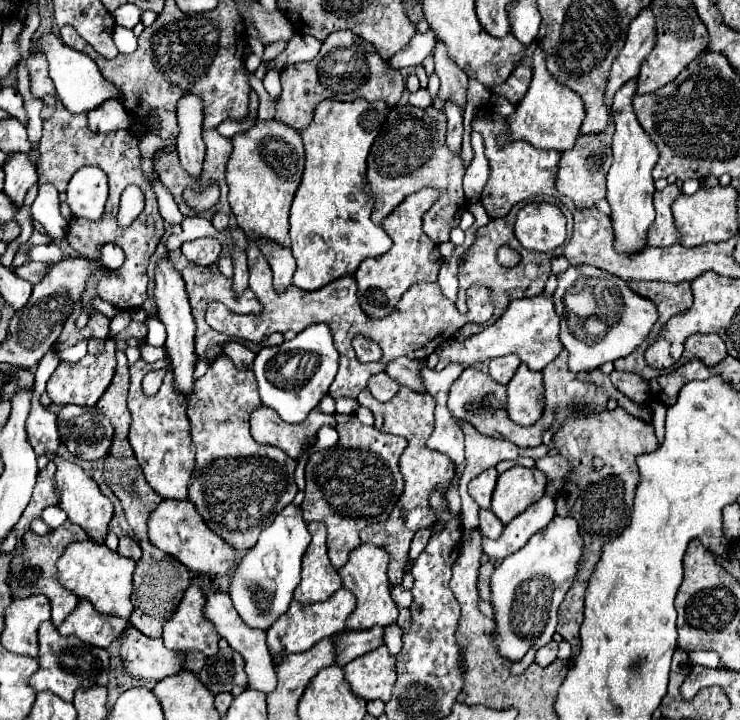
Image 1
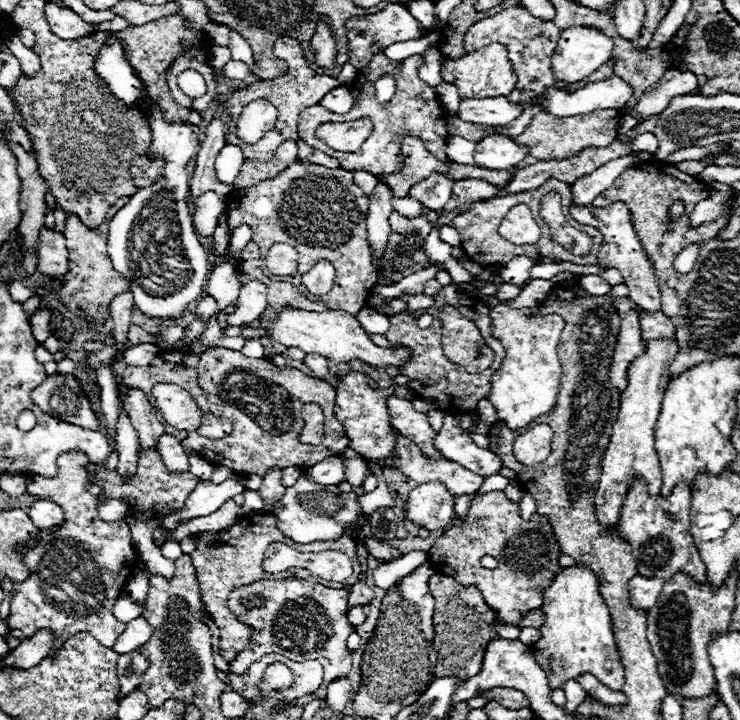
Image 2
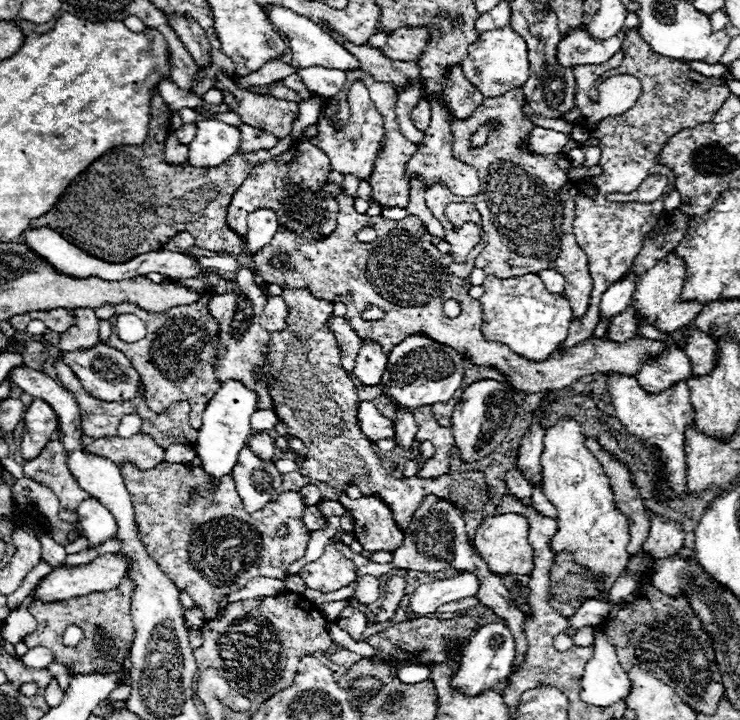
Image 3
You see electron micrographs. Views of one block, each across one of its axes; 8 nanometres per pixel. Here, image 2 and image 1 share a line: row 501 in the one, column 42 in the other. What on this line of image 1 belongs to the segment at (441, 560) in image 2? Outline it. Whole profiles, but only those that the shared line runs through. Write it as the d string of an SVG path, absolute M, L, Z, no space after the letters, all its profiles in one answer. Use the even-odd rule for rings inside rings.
M48 464L48 466L38 474L38 482L36 482L32 500L30 500L30 504L26 506L26 510L24 510L22 518L18 520L18 524L14 526L14 530L18 532L18 546L20 546L20 542L22 542L22 540L20 540L22 534L30 528L30 522L32 522L34 518L40 518L40 514L42 514L42 510L44 510L46 506L56 506L56 504L58 504L58 490L54 488L54 480L52 480L54 472L56 472L56 466L54 466L54 464Z

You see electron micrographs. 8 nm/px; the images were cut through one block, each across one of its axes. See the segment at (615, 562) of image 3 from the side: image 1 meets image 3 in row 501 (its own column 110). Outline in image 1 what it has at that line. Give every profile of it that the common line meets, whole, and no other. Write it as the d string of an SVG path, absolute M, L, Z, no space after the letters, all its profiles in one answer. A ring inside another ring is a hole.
M86 540L86 542L70 544L60 556L56 568L58 568L58 580L64 588L74 592L78 598L90 600L98 612L114 614L128 620L134 608L132 604L134 564L136 562L122 558L118 552L110 550L106 544L96 544L94 540Z

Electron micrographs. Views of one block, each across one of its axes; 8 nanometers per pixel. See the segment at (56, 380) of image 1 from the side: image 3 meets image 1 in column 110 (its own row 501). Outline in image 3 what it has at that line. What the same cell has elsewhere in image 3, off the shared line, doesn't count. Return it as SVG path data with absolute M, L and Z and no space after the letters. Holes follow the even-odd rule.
M340 492L338 502L344 508L352 508L352 516L356 520L354 536L364 546L362 556L370 556L370 552L386 550L394 552L402 544L402 530L392 522L390 508L380 502L376 496L362 496L358 500L350 500L344 492Z

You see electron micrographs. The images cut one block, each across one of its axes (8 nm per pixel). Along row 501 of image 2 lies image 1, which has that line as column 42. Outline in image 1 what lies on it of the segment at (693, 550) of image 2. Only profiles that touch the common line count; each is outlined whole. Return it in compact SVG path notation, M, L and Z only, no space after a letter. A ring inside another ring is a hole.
M48 620L38 630L40 644L40 670L30 678L30 686L34 690L50 690L66 702L74 700L74 690L80 686L108 686L108 668L110 656L104 648L82 642L76 636L60 636L56 626Z

